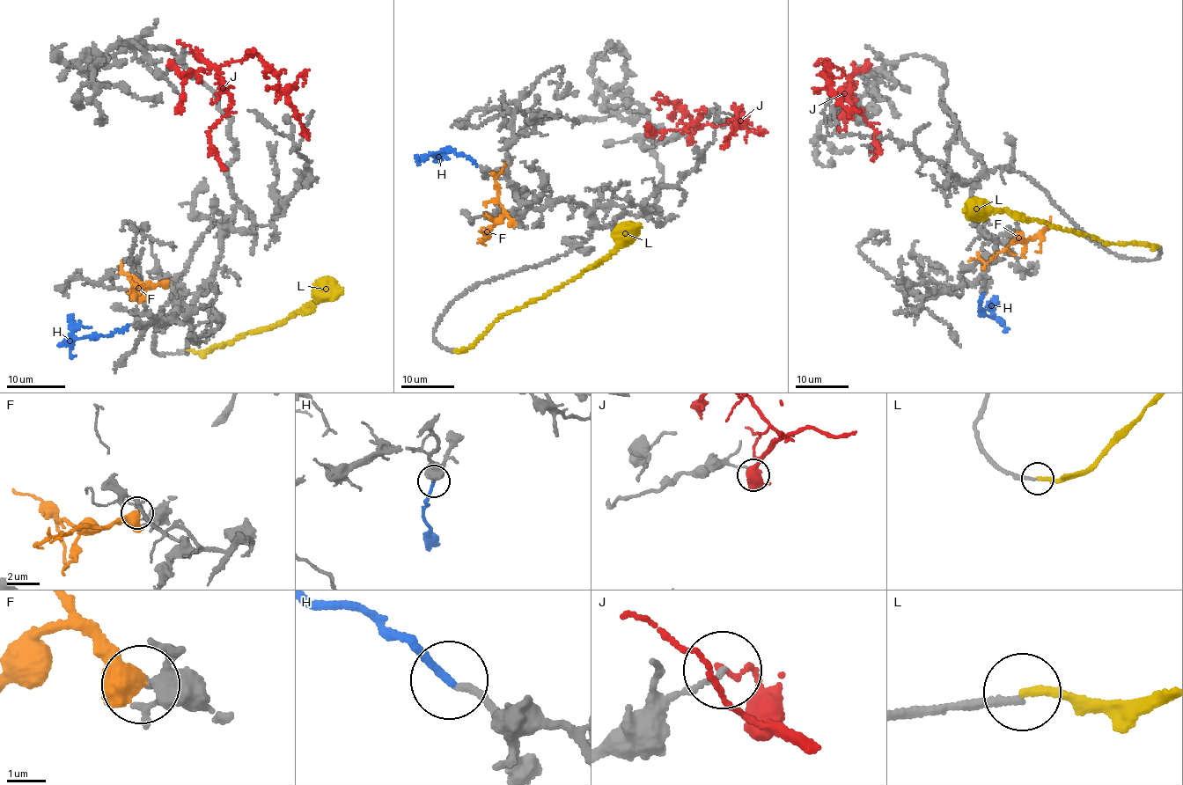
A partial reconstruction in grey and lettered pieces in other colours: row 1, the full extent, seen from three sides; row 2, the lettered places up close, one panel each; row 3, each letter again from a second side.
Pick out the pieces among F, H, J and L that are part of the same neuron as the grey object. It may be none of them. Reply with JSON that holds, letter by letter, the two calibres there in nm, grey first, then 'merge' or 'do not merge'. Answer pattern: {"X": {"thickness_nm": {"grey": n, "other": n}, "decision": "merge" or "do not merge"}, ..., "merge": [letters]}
{"F": {"thickness_nm": {"grey": 240, "other": 480}, "decision": "do not merge"}, "H": {"thickness_nm": {"grey": 160, "other": 200}, "decision": "merge"}, "J": {"thickness_nm": {"grey": 130, "other": 120}, "decision": "do not merge"}, "L": {"thickness_nm": {"grey": 180, "other": 220}, "decision": "do not merge"}, "merge": ["H"]}

